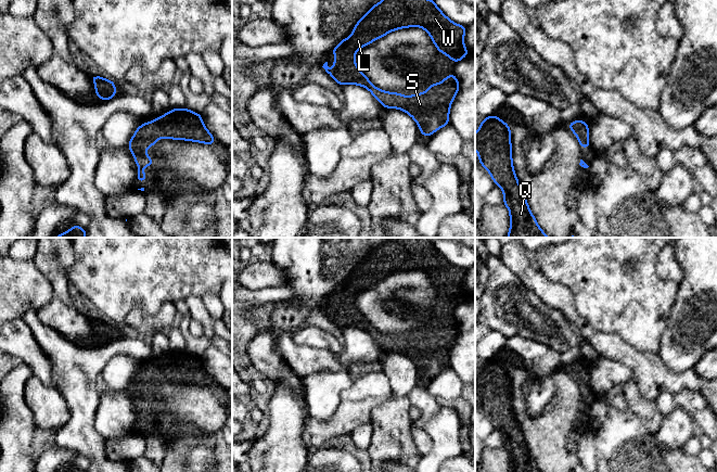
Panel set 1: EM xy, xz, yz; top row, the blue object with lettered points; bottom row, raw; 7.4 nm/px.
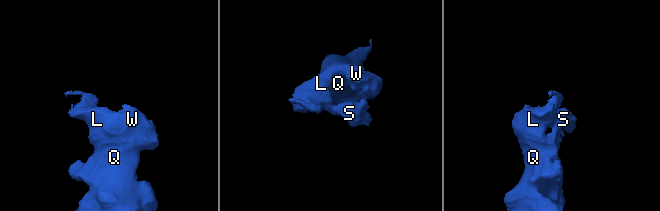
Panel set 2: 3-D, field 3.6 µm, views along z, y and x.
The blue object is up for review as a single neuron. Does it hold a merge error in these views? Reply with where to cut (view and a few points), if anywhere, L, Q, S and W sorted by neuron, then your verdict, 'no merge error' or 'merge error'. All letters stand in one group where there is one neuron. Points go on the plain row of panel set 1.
cut none; groups L Q S W; no merge error

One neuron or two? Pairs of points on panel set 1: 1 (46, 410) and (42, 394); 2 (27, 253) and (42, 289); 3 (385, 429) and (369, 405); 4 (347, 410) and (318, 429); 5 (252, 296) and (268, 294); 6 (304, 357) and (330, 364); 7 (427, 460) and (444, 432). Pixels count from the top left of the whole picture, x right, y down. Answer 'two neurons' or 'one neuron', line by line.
1: one neuron
2: two neurons
3: two neurons
4: one neuron
5: one neuron
6: one neuron
7: one neuron

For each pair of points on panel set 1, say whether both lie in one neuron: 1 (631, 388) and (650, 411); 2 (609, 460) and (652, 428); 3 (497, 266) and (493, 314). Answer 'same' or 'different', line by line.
1: same
2: different
3: same

